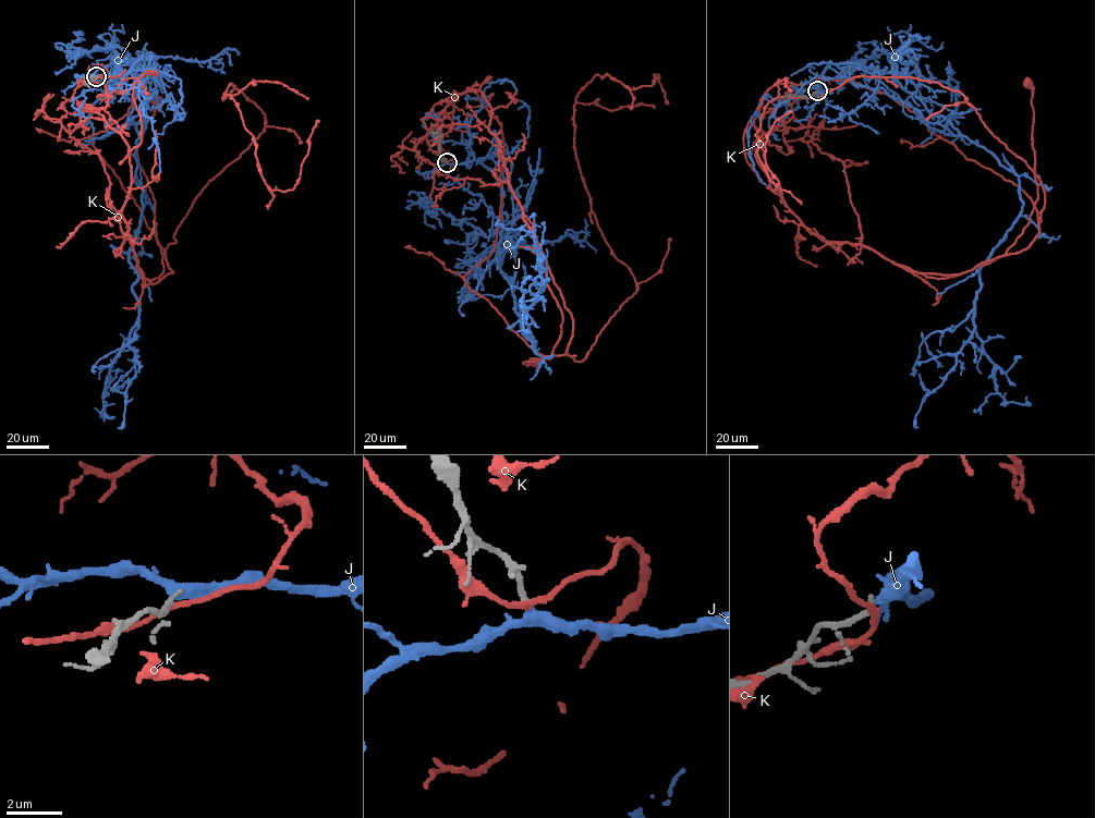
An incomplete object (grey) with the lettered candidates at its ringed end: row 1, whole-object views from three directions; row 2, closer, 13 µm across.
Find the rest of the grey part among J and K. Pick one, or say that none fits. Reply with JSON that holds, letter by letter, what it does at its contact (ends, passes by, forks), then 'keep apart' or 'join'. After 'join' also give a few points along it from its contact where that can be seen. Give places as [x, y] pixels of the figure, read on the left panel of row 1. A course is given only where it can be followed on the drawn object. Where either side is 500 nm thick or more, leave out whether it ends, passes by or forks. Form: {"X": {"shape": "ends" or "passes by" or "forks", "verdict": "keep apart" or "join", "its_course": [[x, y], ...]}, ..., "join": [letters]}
{"J": {"shape": "passes by", "verdict": "join", "its_course": [[96, 76], [150, 60], [129, 119], [142, 188], [129, 259], [138, 320], [118, 427]]}, "K": {"shape": "passes by", "verdict": "keep apart"}, "join": ["J"]}

